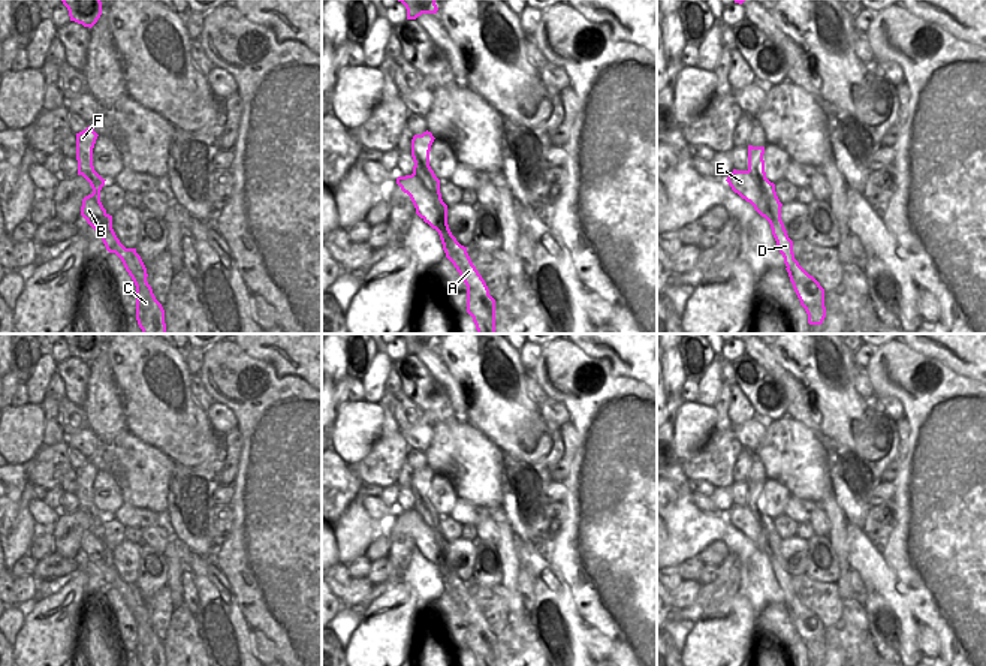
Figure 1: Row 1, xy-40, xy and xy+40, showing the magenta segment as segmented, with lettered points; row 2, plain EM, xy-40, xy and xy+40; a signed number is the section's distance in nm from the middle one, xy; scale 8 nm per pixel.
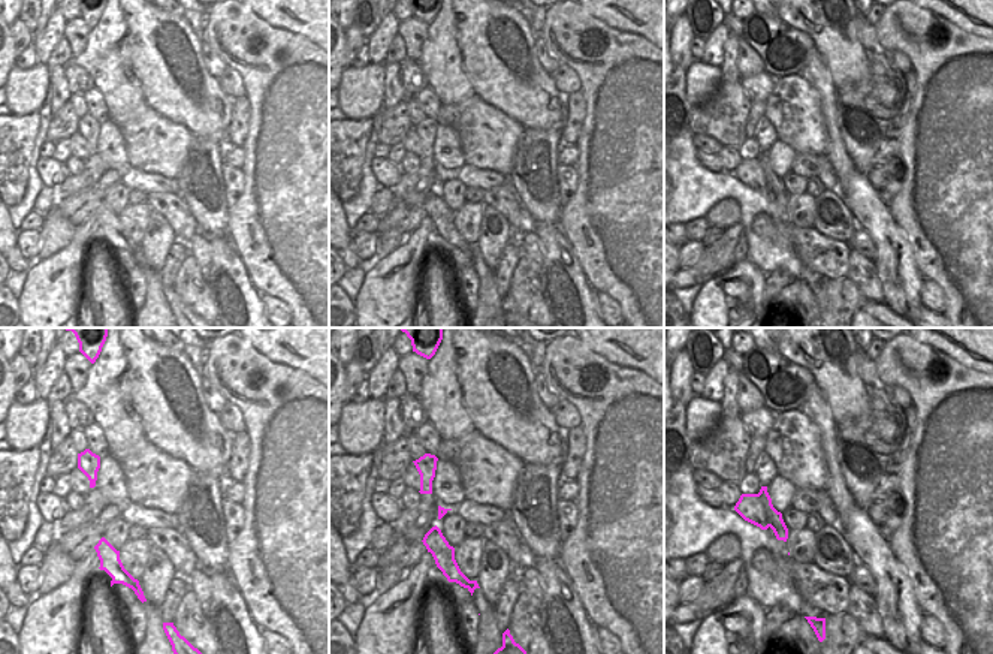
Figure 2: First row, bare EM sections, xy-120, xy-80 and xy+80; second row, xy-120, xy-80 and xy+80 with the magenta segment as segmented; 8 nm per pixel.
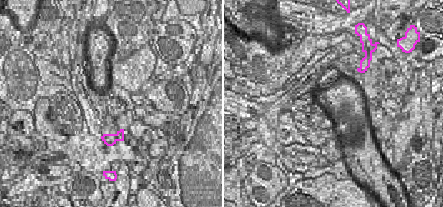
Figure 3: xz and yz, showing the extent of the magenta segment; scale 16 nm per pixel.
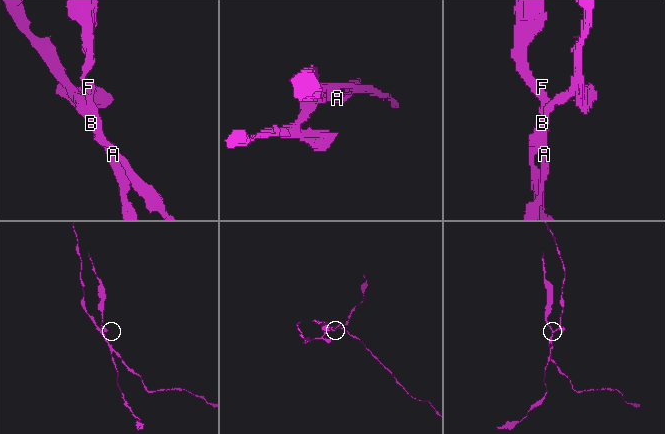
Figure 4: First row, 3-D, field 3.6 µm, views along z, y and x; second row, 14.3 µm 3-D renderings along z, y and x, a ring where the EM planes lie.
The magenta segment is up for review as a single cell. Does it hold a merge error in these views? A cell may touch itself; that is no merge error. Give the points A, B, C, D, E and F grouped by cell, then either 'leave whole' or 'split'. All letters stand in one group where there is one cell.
A C D F / B E; split

